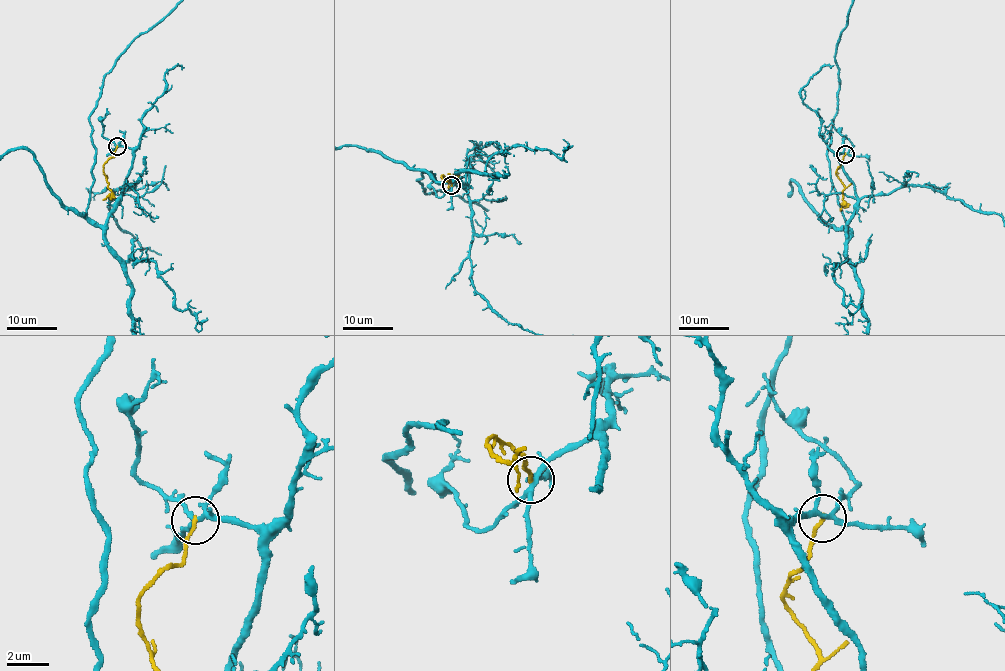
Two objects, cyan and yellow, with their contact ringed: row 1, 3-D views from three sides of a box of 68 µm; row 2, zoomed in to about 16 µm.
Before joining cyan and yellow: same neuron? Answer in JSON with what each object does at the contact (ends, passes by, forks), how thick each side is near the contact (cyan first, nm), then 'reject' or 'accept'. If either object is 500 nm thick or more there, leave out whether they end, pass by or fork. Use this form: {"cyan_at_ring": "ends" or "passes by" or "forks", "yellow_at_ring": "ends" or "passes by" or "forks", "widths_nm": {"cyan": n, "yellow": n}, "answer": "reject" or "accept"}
{"cyan_at_ring": "forks", "yellow_at_ring": "ends", "widths_nm": {"cyan": 200, "yellow": 180}, "answer": "reject"}

